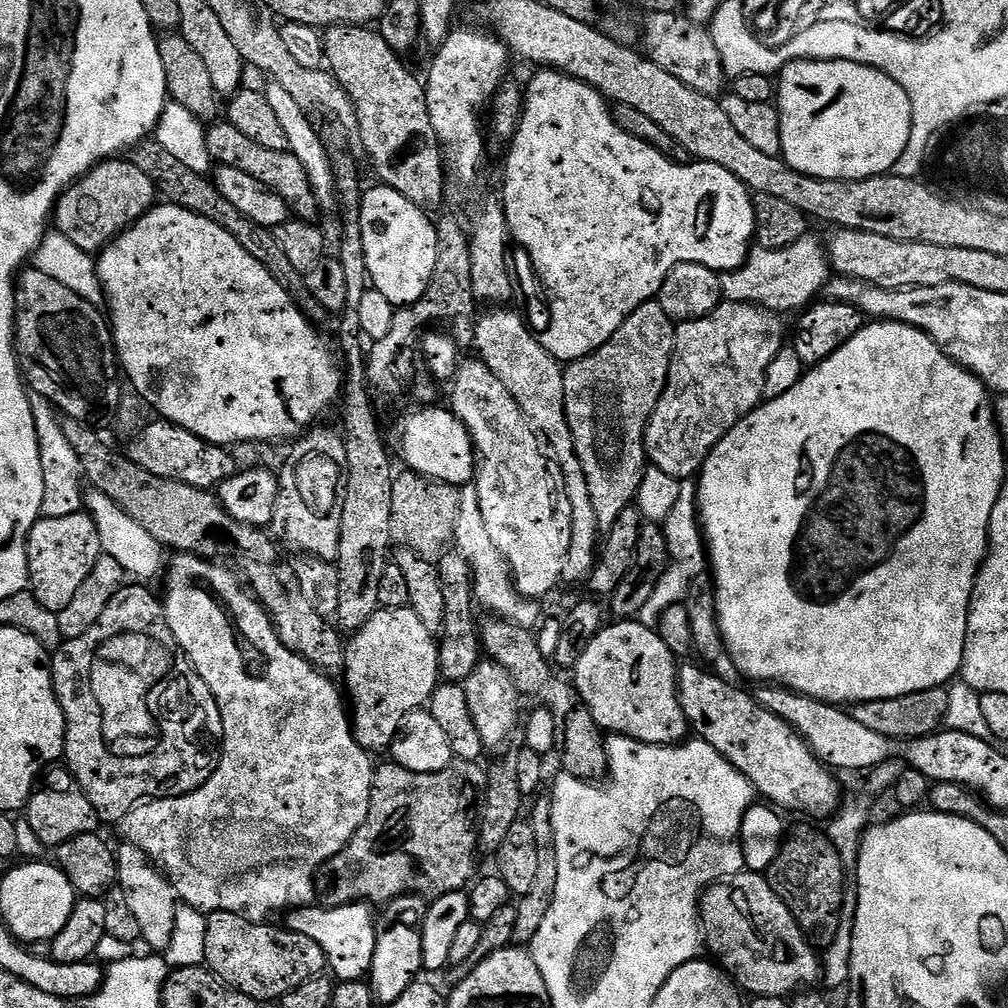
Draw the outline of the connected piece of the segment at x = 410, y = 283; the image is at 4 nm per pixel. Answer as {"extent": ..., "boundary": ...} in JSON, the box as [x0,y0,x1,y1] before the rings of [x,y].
{"extent":[360,186,438,306],"boundary":[[[375,186],[360,198],[362,250],[366,254],[366,270],[371,287],[378,290],[393,306],[418,302],[430,286],[434,262],[438,262],[437,225],[424,209],[414,206],[410,198],[402,198],[398,190]]]}

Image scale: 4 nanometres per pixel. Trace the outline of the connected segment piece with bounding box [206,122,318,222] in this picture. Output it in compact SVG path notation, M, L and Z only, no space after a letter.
M227 122L213 123L207 129L206 146L209 148L210 158L217 165L242 170L242 174L250 174L250 178L258 178L258 182L270 186L270 190L277 192L287 202L289 213L295 219L309 222L317 219L318 205L310 178L306 176L306 169L302 167L302 162L298 162L298 158L294 158L292 152L269 150L267 146L258 146L258 142L246 138L242 130Z

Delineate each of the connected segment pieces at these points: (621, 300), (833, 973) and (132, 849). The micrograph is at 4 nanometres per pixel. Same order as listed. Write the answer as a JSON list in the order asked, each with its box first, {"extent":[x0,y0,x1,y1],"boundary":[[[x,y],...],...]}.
[{"extent":[502,68,756,362],"boundary":[[[555,68],[533,72],[536,73],[528,84],[528,92],[526,88],[523,93],[524,110],[520,114],[520,124],[510,141],[512,149],[509,150],[508,161],[504,164],[502,203],[511,243],[515,247],[517,244],[528,255],[528,260],[520,260],[517,264],[515,261],[514,264],[514,280],[518,285],[519,295],[520,292],[524,295],[523,311],[531,317],[530,327],[544,349],[555,360],[571,362],[586,358],[591,352],[598,350],[598,346],[610,342],[610,338],[614,338],[614,330],[618,330],[618,326],[622,326],[622,322],[626,322],[626,318],[630,318],[630,314],[634,314],[638,306],[659,297],[661,286],[678,265],[705,264],[717,274],[723,274],[747,264],[756,238],[756,206],[753,193],[749,192],[742,181],[734,178],[730,170],[703,162],[675,164],[669,156],[663,156],[653,144],[626,134],[626,130],[622,130],[622,126],[612,117],[609,101],[586,82],[567,76],[565,72],[558,72]]]},{"extent":[822,792,876,988],"boundary":[[[862,792],[856,795],[849,803],[848,801],[835,813],[835,816],[829,821],[830,826],[826,828],[826,834],[831,838],[835,849],[838,850],[842,858],[844,871],[847,874],[844,886],[844,905],[840,915],[840,925],[838,934],[834,942],[823,953],[822,956],[822,980],[828,983],[830,987],[836,988],[839,984],[847,985],[849,983],[852,971],[850,970],[850,958],[852,957],[852,923],[857,918],[858,906],[858,886],[857,886],[857,860],[860,857],[861,842],[865,833],[871,827],[874,816],[874,806],[876,800],[872,793]]]},{"extent":[115,842,178,953],"boundary":[[[127,842],[121,845],[115,853],[119,872],[118,886],[126,894],[126,902],[138,921],[140,940],[148,943],[153,953],[167,953],[170,938],[174,938],[174,922],[178,907],[178,897],[172,881],[157,867],[148,853]]]}]

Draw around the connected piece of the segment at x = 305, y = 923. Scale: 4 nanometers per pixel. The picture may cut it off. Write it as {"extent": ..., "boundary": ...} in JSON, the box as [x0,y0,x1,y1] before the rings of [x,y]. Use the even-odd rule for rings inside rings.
{"extent":[286,901,377,981],"boundary":[[[365,901],[333,906],[308,905],[289,911],[286,926],[294,933],[306,934],[322,946],[333,977],[346,981],[364,980],[372,970],[374,950],[377,948],[376,914]],[[332,968],[332,969],[331,969]]]}

